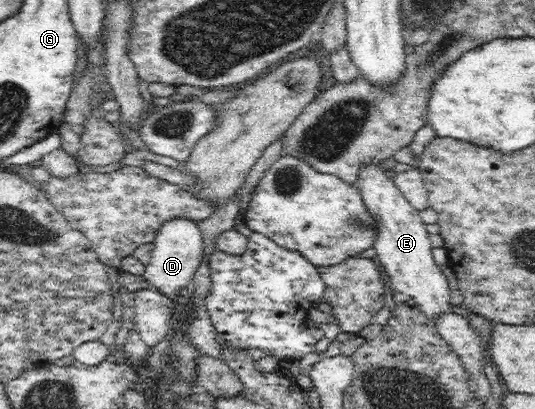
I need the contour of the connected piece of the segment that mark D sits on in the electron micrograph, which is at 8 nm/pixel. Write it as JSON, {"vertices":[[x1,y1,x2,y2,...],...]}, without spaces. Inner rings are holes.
{"vertices":[[185,218,170,219,159,229,153,245,151,259,145,266,143,277,151,285,151,290,157,290,173,299,183,287,192,285,203,256,203,234,196,221]]}

